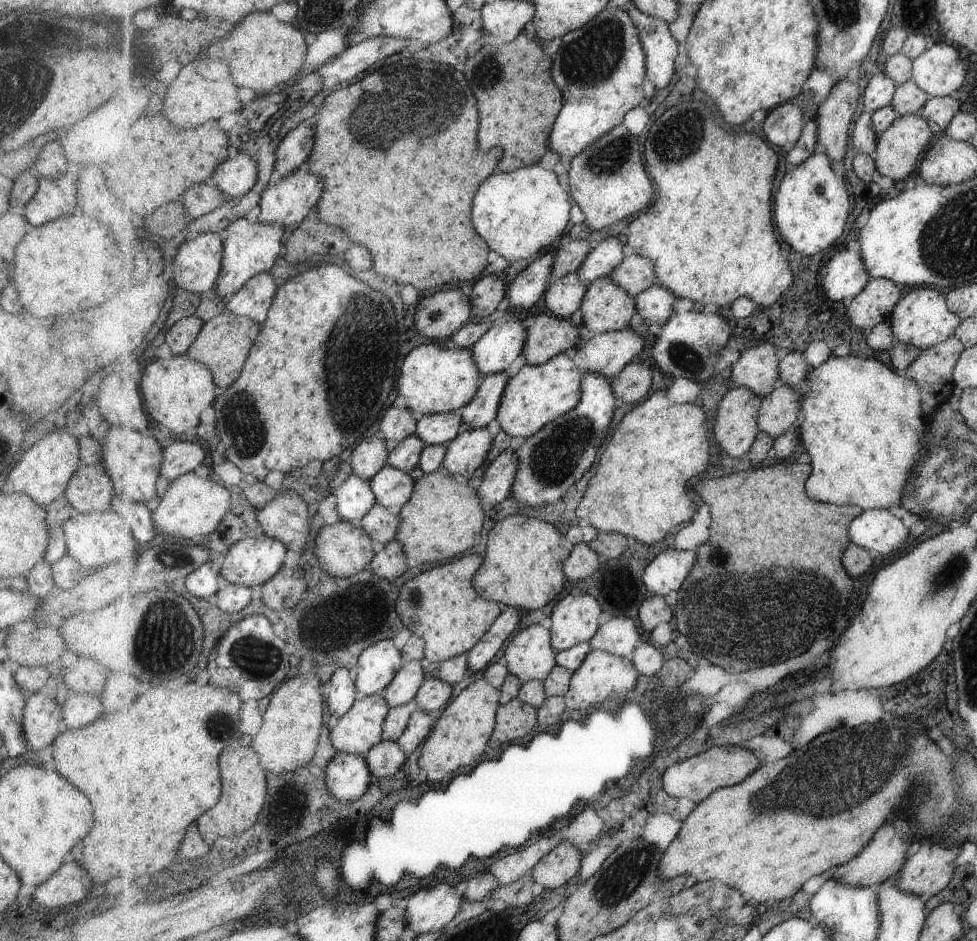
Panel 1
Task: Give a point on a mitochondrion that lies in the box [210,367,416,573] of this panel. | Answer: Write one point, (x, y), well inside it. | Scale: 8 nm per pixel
(248, 434)

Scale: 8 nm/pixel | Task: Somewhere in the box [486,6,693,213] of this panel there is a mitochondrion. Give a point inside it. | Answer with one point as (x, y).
(598, 49)

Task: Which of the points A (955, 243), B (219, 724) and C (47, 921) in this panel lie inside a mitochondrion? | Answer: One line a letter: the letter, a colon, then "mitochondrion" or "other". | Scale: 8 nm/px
A: mitochondrion
B: mitochondrion
C: other

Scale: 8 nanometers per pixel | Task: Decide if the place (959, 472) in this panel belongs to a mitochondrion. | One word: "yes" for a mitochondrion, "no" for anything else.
yes

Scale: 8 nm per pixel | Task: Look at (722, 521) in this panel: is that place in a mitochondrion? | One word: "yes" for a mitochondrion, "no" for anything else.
no

